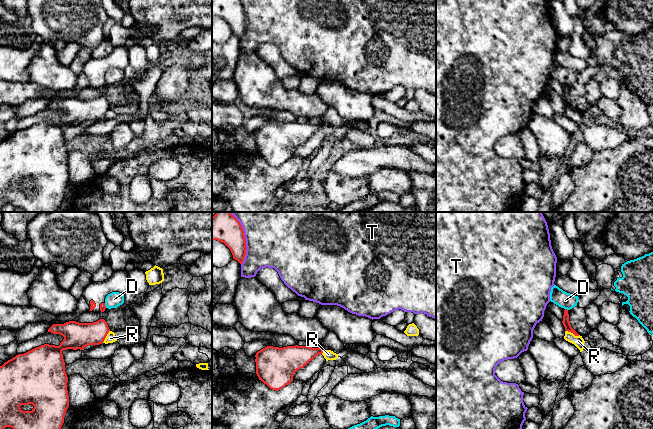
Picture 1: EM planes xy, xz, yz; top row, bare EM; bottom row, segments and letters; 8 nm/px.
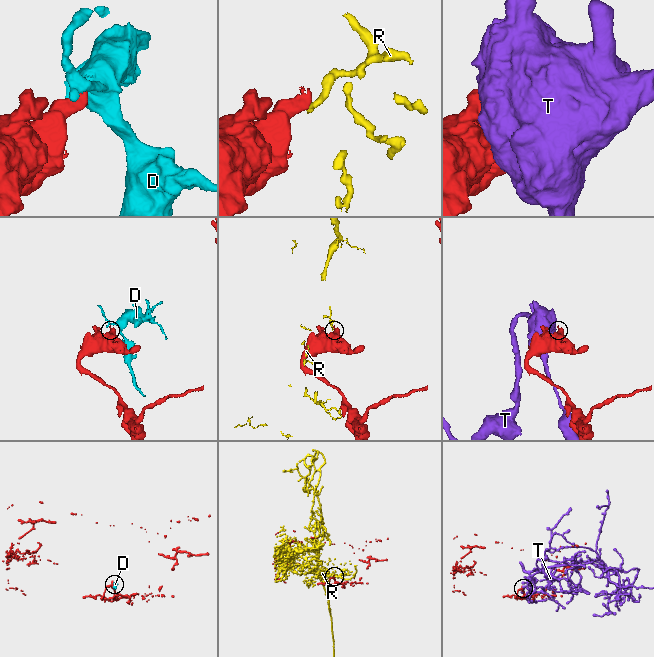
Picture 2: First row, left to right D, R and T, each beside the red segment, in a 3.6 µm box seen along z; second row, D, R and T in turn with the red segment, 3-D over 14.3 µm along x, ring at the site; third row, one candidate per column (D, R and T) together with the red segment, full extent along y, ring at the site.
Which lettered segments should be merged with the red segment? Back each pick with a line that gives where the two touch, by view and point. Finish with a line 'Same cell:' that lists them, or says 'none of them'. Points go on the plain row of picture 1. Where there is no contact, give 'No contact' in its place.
Same cell: none of them

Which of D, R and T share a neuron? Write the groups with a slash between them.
D / R / T

